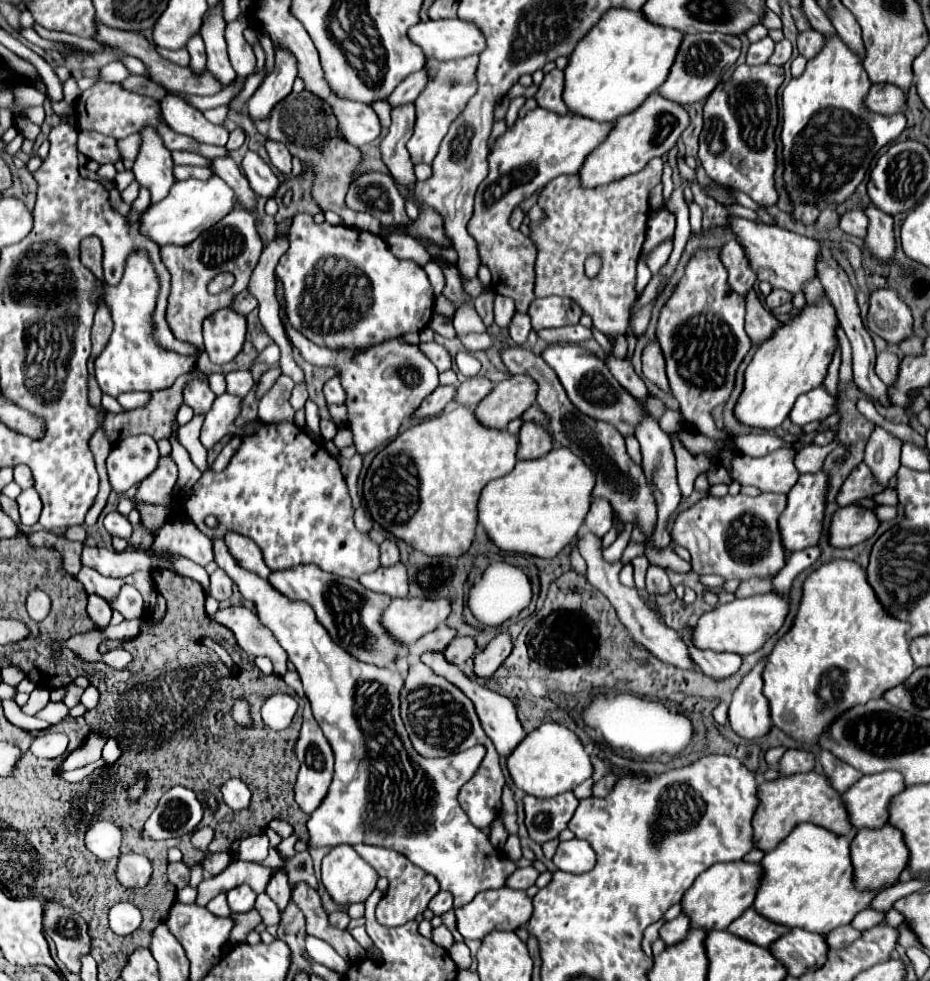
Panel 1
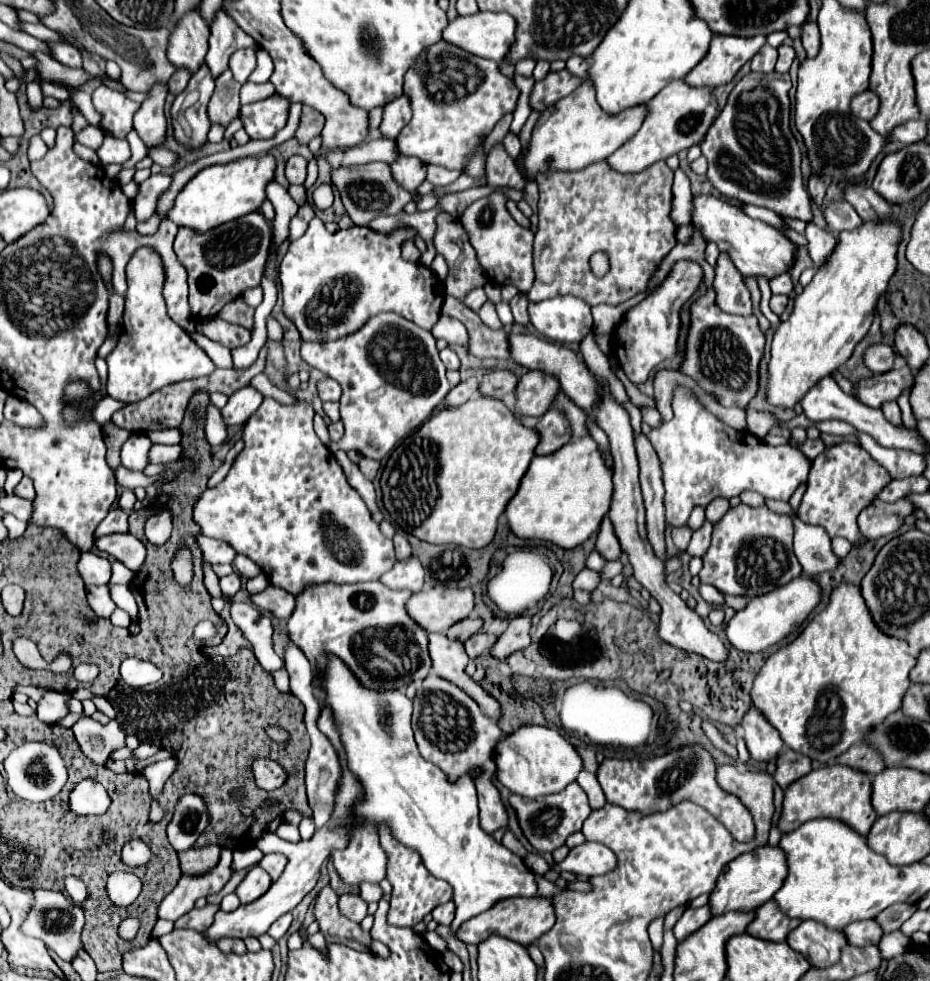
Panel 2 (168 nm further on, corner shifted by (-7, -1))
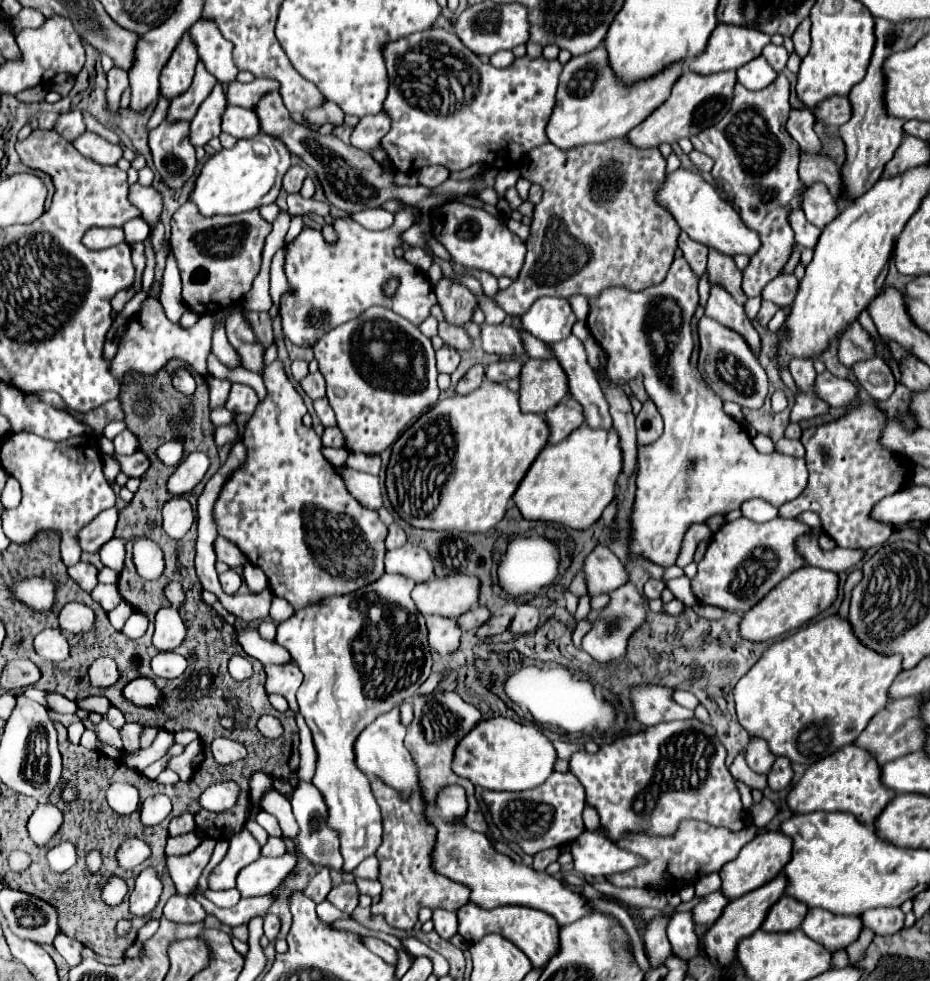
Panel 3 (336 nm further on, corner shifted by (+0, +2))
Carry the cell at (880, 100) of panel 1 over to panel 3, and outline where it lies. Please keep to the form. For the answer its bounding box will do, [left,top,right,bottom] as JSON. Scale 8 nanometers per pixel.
[815,96,851,128]

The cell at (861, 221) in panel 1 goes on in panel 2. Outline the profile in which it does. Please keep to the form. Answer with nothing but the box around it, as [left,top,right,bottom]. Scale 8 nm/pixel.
[822,201,862,233]

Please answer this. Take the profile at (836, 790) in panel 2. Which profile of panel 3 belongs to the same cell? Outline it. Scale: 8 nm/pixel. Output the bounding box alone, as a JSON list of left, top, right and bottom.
[787,744,891,826]

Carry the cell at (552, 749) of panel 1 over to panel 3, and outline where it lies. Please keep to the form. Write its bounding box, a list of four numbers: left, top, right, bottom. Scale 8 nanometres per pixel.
[453,718,557,792]

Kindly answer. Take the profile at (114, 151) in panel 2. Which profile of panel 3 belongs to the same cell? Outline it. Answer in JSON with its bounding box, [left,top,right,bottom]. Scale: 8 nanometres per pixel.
[73,132,123,164]

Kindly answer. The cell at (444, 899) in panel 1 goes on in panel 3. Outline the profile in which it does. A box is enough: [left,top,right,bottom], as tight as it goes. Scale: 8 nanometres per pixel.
[433,908,457,938]

